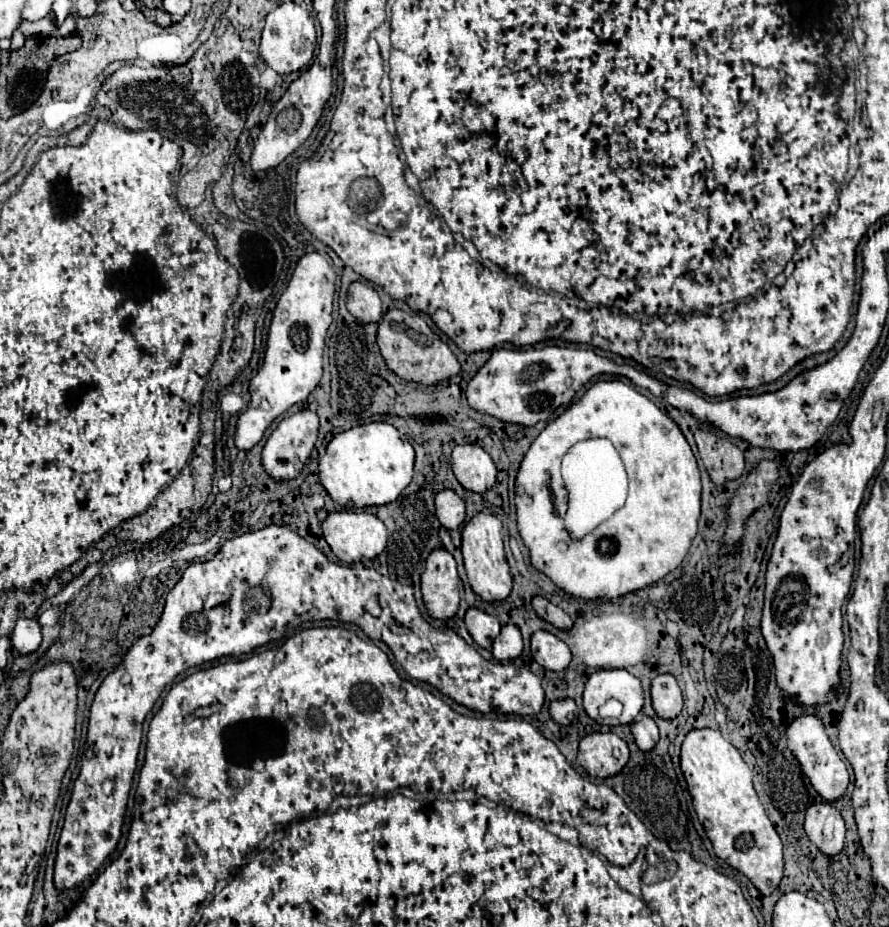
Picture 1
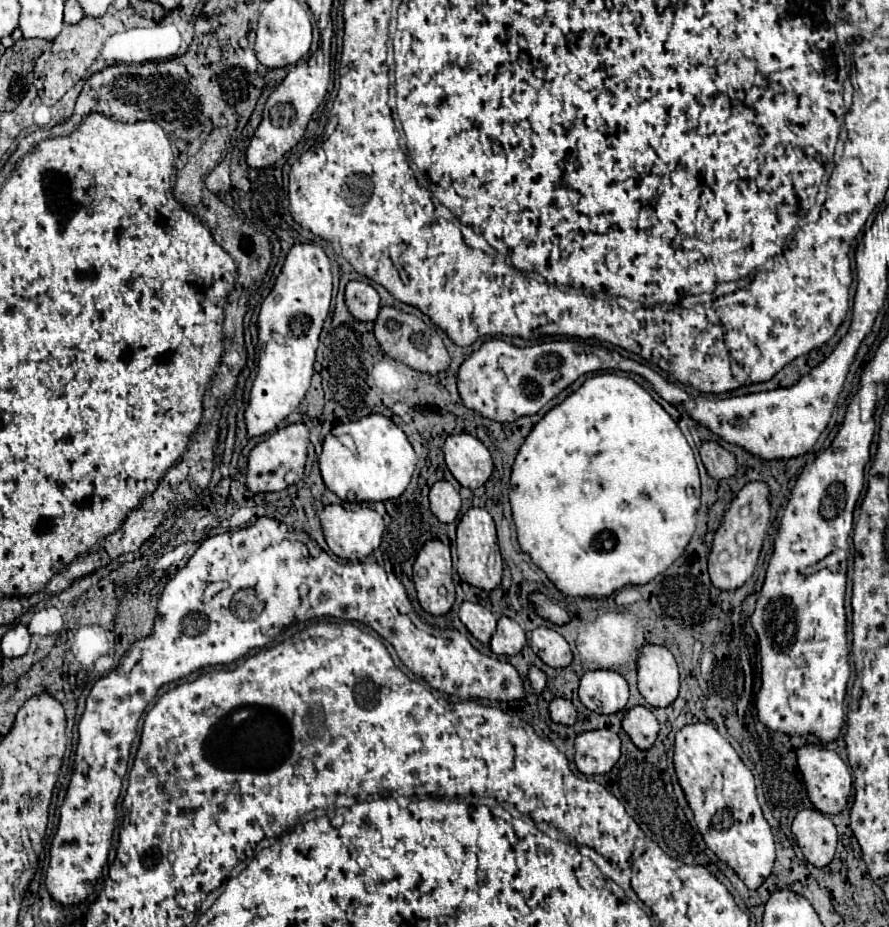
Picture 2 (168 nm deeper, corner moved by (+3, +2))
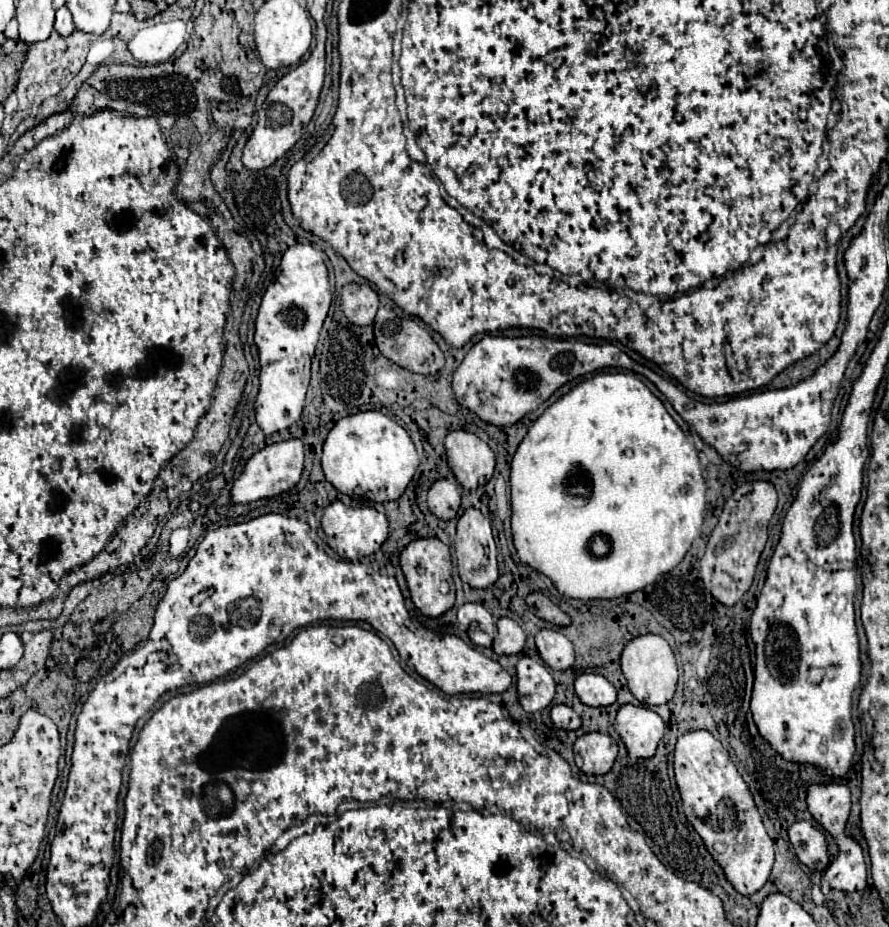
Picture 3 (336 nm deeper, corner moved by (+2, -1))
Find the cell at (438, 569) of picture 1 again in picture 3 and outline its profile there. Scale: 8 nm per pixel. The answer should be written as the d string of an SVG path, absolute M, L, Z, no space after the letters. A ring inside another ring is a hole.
M417 538L409 542L401 550L399 564L405 574L411 600L421 614L437 618L455 604L455 584L451 578L451 554L449 554L449 546L443 544L439 538Z

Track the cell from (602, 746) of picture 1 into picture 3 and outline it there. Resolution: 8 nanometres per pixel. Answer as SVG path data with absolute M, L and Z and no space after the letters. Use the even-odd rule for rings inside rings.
M587 732L573 744L575 764L585 774L607 774L617 758L617 742L609 734Z

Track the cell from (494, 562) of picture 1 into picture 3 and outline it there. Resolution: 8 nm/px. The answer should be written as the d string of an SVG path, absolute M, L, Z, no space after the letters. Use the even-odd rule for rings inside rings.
M467 508L457 522L455 556L457 556L459 576L471 588L489 588L491 584L495 584L499 574L497 574L497 548L495 548L491 521L475 508Z

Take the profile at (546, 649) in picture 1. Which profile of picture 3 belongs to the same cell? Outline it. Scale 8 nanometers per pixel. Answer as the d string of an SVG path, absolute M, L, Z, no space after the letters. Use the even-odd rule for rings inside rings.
M539 630L535 636L539 656L551 670L567 670L573 666L573 644L555 630Z

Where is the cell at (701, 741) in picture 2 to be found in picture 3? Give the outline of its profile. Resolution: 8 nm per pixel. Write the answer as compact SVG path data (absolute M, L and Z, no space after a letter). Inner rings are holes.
M707 730L679 736L675 746L675 782L687 820L703 838L707 852L723 868L731 886L745 896L755 894L773 868L773 840L767 836L747 784L731 762L727 750Z

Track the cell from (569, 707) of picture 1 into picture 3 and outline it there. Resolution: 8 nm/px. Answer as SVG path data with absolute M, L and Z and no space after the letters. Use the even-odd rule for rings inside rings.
M557 704L551 708L551 720L557 728L563 730L579 730L581 726L581 718L577 716L577 712L565 704Z

